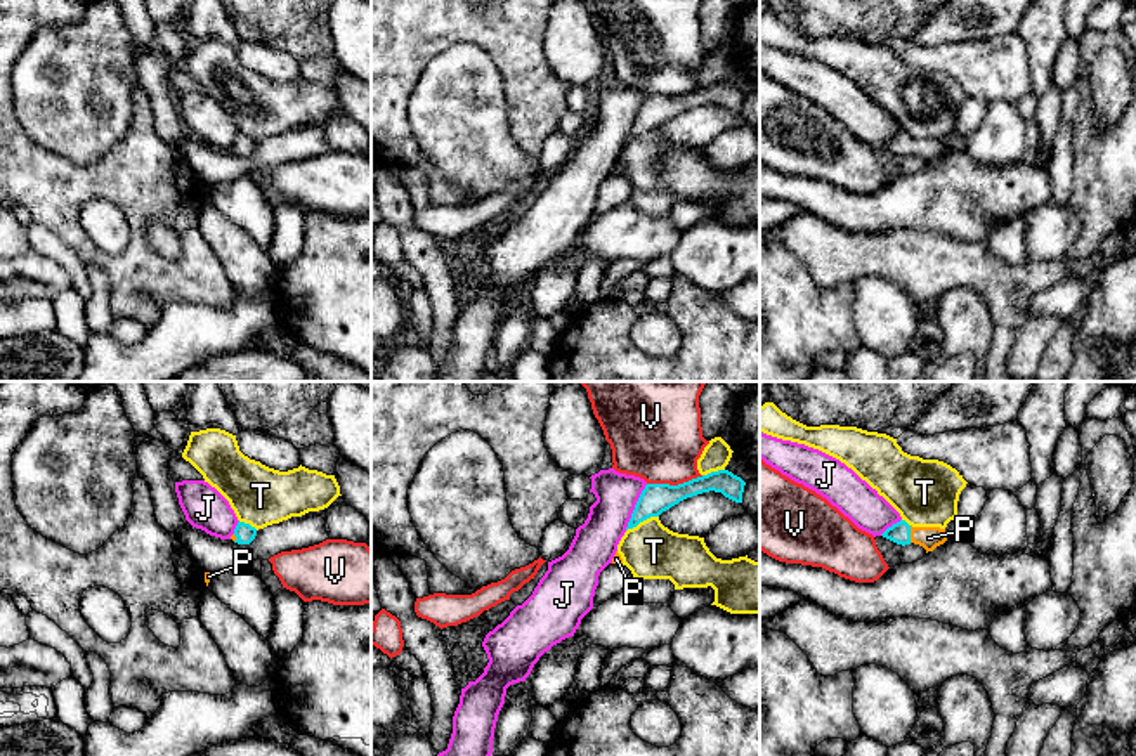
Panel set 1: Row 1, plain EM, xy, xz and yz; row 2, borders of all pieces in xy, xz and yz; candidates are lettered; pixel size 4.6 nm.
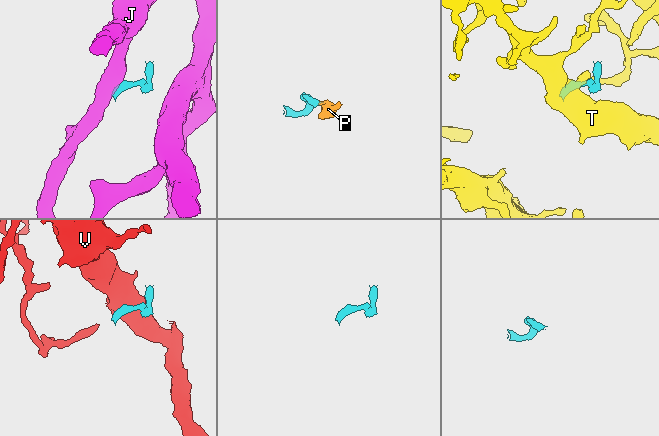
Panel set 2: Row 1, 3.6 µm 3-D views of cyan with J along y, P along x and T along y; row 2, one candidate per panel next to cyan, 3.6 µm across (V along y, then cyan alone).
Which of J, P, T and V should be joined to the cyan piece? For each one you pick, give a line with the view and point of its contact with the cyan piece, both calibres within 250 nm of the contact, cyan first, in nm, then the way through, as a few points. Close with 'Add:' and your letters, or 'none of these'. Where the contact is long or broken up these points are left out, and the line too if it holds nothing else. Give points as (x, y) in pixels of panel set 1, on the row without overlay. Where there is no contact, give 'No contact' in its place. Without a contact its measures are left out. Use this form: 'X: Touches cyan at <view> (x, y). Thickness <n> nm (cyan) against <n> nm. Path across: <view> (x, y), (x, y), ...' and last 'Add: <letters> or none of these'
P: Touches cyan at yz (909, 146). Thickness 100 nm (cyan) against 100 nm. Path across: yz (899, 144), (909, 146), (928, 149)
Add: P

